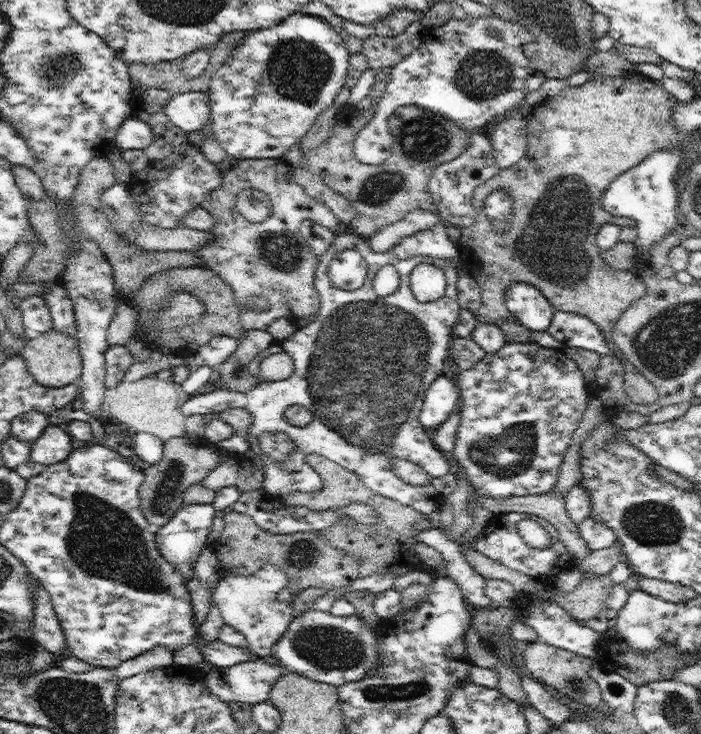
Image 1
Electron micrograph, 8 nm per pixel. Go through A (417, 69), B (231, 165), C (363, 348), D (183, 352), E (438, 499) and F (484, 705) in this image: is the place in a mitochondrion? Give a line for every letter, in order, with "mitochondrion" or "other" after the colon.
A: other
B: other
C: mitochondrion
D: other
E: other
F: other

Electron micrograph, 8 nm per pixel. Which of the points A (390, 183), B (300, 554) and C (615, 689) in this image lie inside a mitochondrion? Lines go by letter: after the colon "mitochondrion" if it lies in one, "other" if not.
A: mitochondrion
B: mitochondrion
C: other

